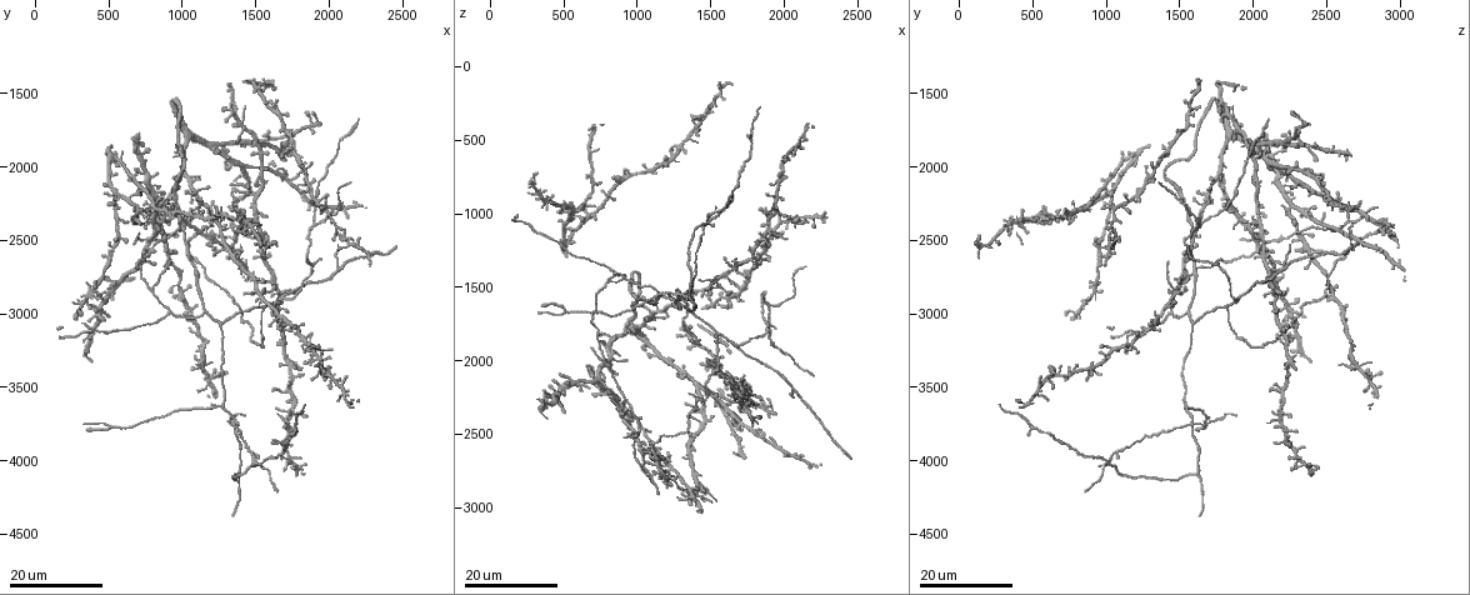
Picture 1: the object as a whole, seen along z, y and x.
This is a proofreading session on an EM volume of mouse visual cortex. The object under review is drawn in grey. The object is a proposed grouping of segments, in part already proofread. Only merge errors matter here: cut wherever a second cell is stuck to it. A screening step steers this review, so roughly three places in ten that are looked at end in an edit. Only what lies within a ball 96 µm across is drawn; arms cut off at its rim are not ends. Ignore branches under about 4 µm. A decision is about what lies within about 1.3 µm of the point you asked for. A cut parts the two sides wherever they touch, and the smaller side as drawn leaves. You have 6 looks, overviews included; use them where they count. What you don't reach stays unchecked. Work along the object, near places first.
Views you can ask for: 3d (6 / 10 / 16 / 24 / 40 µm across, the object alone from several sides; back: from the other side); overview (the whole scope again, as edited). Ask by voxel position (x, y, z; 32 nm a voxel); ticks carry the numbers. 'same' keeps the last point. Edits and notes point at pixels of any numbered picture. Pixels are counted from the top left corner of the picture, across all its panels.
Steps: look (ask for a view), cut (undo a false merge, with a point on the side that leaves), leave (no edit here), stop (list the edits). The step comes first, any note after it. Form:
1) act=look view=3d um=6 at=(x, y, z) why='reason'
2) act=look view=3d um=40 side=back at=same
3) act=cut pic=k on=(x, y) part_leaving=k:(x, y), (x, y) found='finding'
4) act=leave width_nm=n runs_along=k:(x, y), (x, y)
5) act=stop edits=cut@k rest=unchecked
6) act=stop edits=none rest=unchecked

act=look view=3d um=16 at=(1020, 2400, 2440) why='arms part here'

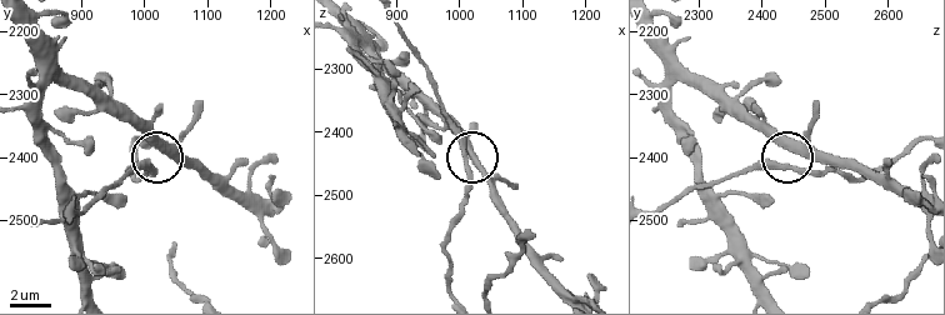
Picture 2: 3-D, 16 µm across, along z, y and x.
act=look view=3d um=10 at=(1005, 2415, 2435)

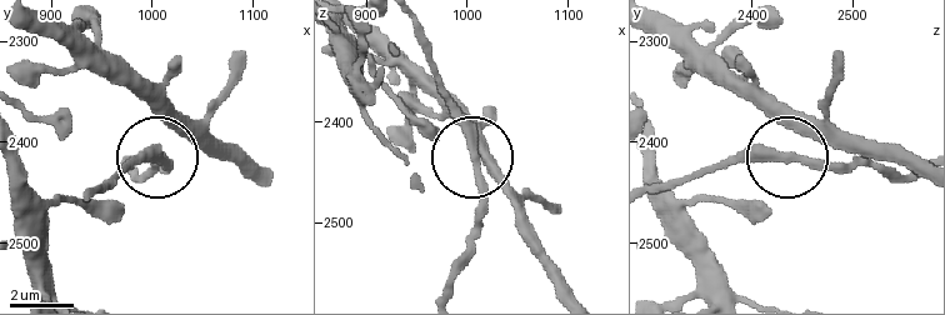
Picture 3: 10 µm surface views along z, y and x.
act=leave runs_along=3:(655, 190), (744, 158), (861, 166) found='one cell here'

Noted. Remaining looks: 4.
act=look view=3d um=16 at=(1900, 2400, 1640) why='three-way junction'

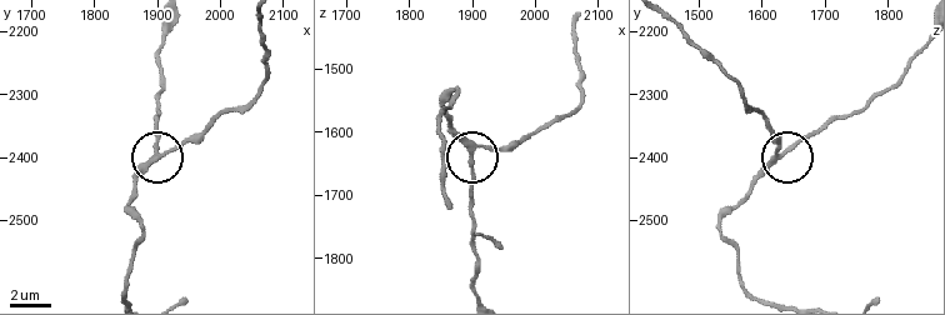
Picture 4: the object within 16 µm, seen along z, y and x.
act=look view=3d um=6 at=(1900, 2400, 1630)

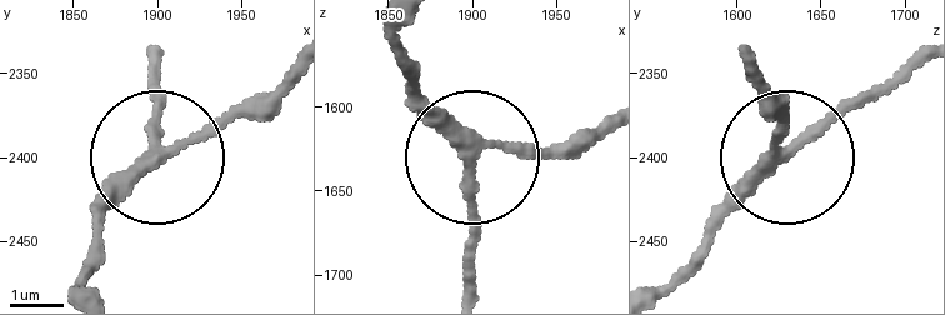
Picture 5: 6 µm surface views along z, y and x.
act=cut pic=5 on=(244, 114) arms=3 part_leaving=5:(179, 144), (281, 90) found='a second cell is stuck on'

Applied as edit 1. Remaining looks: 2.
act=look view=3d um=16 at=(2080, 3560, 520)

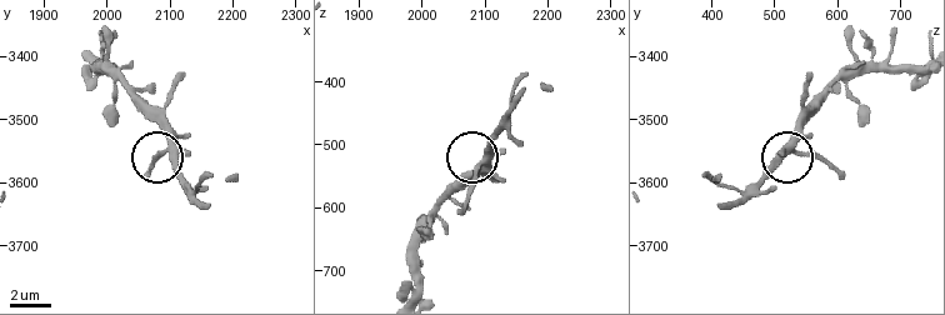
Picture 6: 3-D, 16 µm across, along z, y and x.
act=look view=3d um=10 at=(2090, 3550, 535)

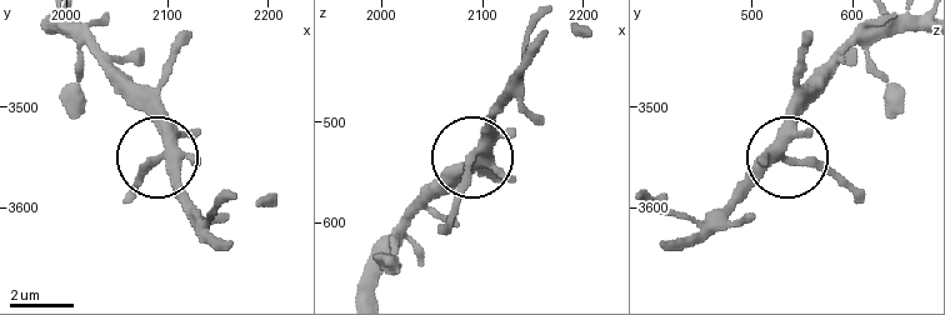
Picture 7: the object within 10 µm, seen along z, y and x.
act=leave runs_along=7:(918, 21), (869, 30), (785, 126), (788, 159), (850, 183) found='continuous, no second cell'

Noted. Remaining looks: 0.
act=stop edits=cut@5 rest=unchecked

